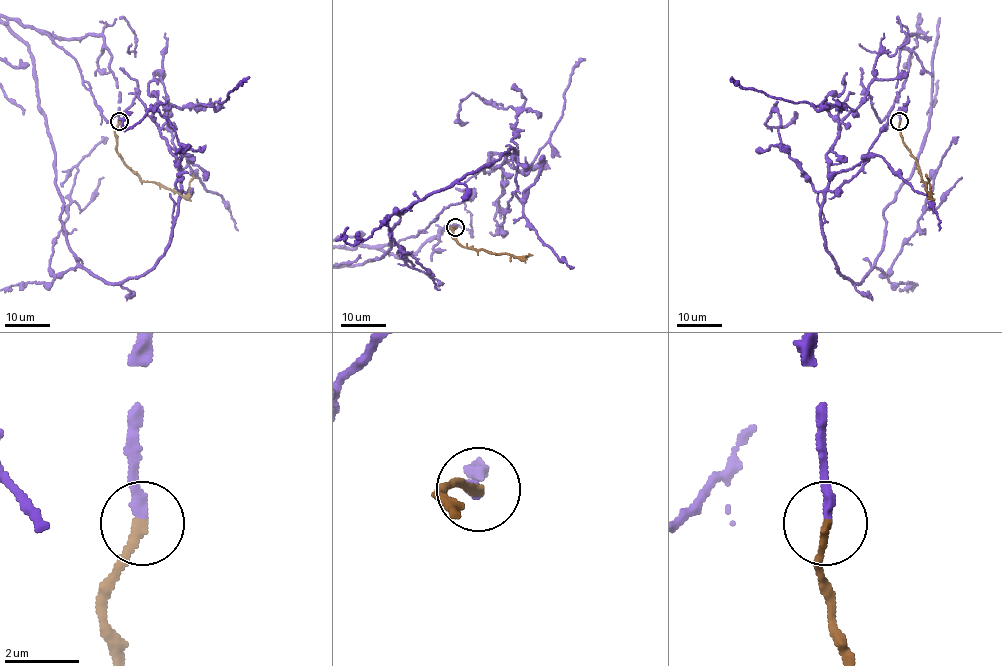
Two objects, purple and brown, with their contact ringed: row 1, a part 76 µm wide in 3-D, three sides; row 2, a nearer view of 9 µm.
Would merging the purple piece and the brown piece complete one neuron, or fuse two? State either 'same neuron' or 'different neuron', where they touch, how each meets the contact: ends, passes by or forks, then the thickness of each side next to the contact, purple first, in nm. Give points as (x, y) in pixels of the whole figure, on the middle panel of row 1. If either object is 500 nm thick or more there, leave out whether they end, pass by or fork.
same neuron; place (455, 227); purple ends; brown ends; calibres 280 and 240 nm

